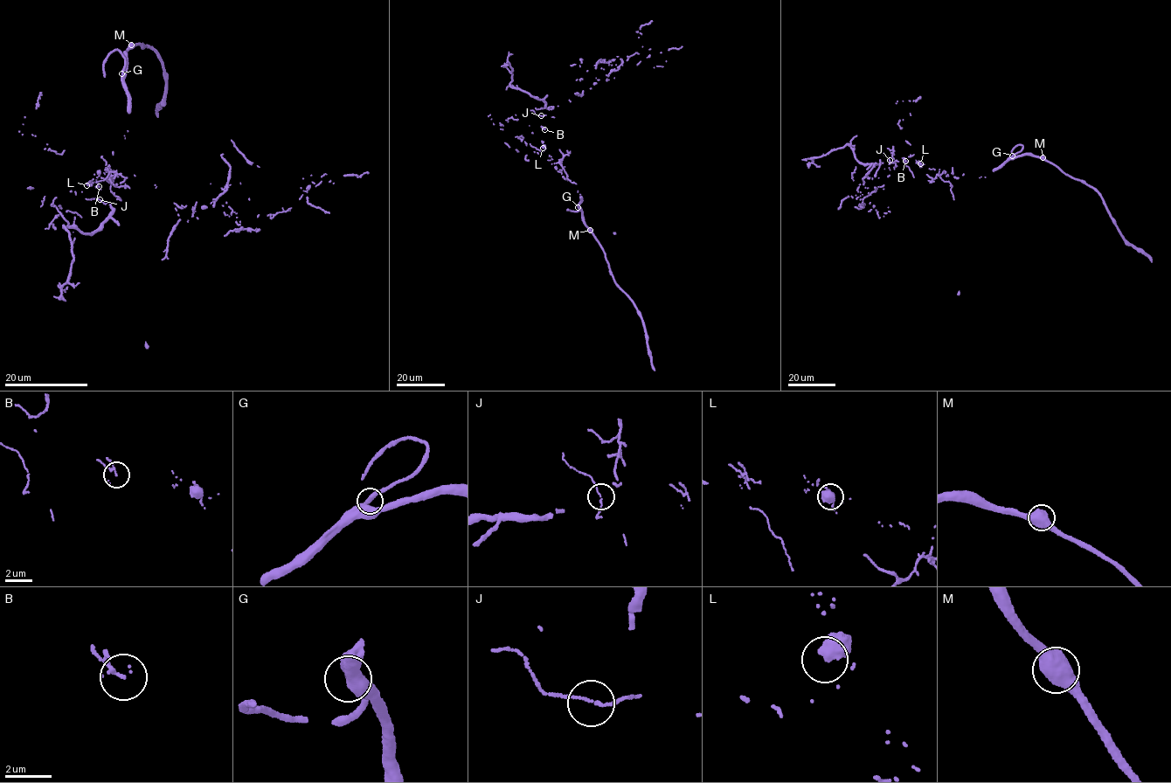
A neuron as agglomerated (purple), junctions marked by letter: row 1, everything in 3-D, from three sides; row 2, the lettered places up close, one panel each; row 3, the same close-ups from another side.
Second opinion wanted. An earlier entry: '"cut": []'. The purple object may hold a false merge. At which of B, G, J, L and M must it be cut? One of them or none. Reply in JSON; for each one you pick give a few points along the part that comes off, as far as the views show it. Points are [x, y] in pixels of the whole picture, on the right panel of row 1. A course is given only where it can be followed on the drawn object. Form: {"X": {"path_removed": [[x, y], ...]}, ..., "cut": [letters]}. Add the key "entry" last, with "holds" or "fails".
{"cut": [], "entry": "holds"}

